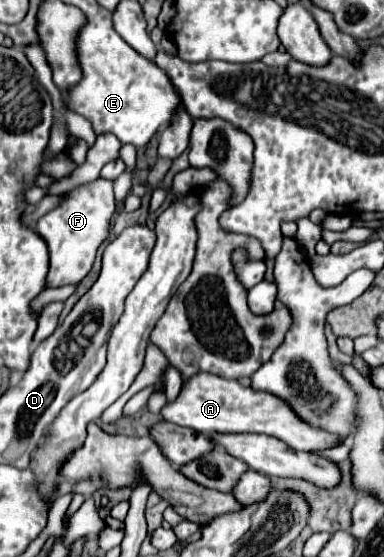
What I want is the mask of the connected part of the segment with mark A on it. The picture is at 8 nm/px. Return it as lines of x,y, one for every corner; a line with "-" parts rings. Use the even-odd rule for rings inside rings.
200,372
196,376
190,376
188,380
182,382
182,390
176,400
168,402
160,410
162,418
194,428
198,432
256,432
256,434
268,434
274,436
294,450
326,450
338,446
338,436
326,432
326,430
316,430
308,426
304,420
300,420
284,400
278,396
272,396
268,392
260,392
254,388
242,386
238,380
228,380
216,374

